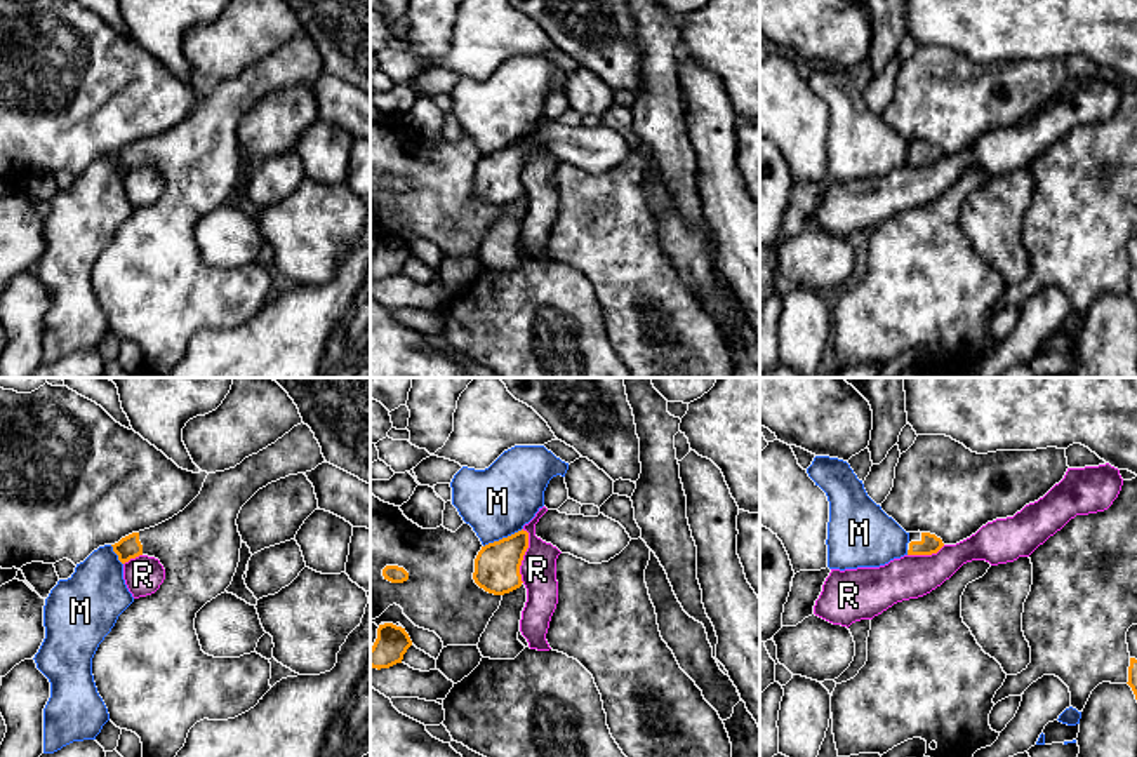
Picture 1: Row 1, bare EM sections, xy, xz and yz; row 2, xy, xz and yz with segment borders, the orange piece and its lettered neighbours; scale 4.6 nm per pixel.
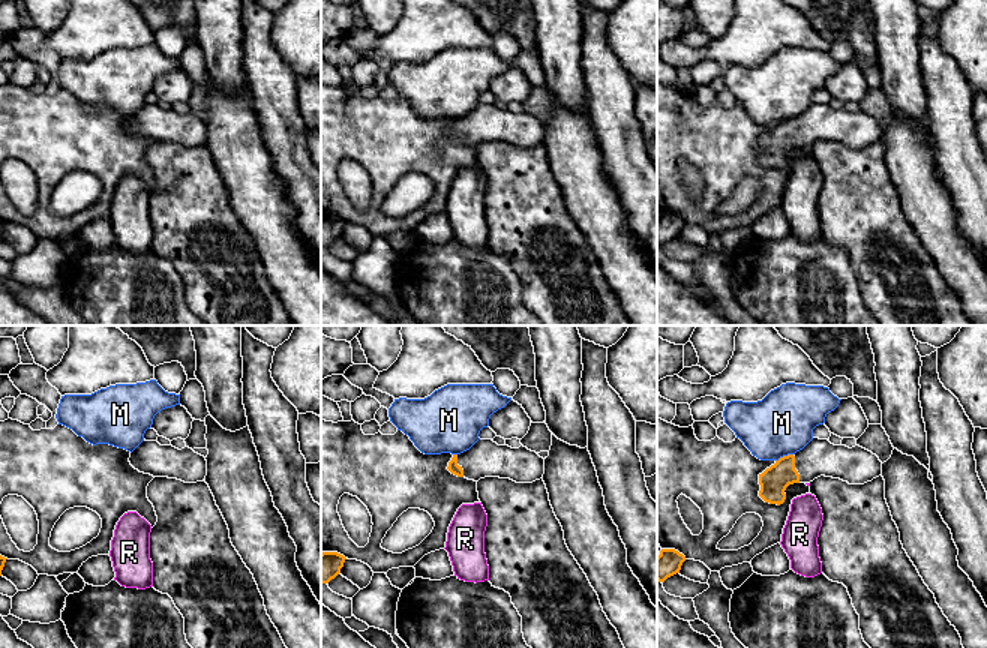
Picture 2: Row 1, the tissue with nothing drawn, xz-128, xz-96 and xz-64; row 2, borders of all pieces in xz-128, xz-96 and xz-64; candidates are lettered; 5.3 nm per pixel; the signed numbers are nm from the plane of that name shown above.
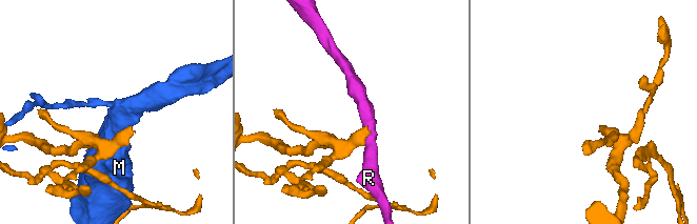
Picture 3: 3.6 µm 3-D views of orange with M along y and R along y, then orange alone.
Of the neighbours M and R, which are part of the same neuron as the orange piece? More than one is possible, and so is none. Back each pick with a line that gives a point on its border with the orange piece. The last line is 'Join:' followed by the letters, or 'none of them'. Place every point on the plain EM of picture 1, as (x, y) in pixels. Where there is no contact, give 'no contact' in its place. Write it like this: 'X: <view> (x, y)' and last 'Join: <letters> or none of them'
Join: none of them

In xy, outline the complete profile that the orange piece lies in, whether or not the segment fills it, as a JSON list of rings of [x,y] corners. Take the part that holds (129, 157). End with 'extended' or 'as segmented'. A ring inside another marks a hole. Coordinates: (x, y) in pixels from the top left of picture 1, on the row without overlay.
[[[301,33],[235,78],[209,84],[200,104],[172,129],[111,155],[122,174],[148,165],[165,179],[160,198],[134,209],[92,268],[110,331],[141,348],[146,378],[165,378],[196,332],[235,329],[271,299],[269,270],[205,265],[195,228],[233,191],[242,117],[268,94],[322,73],[315,44]]]; extended

